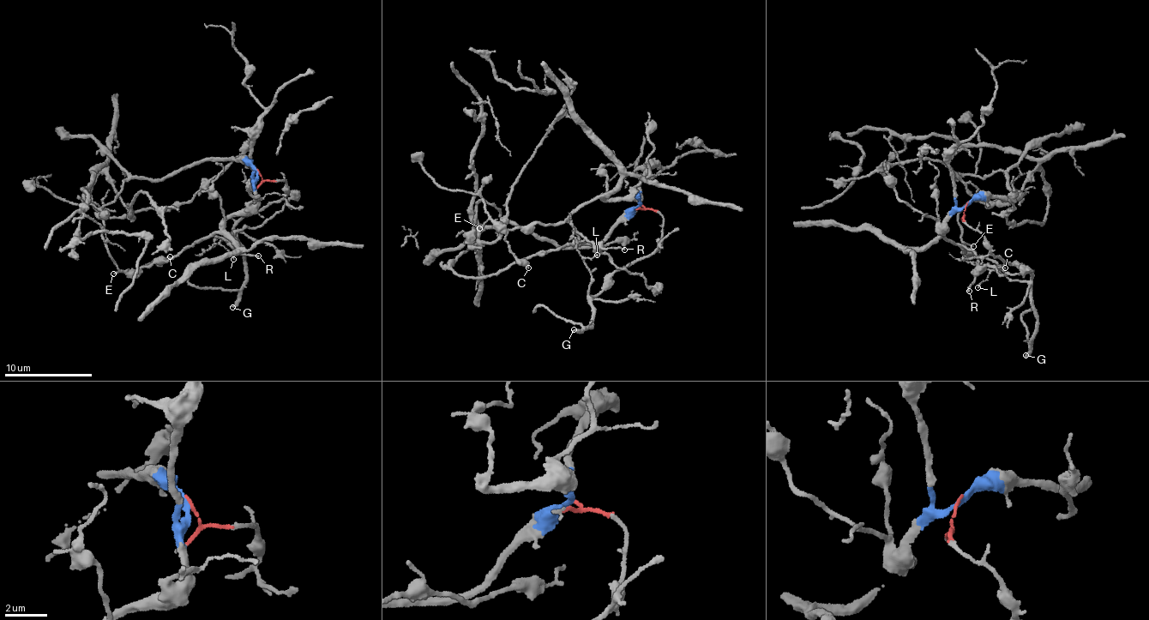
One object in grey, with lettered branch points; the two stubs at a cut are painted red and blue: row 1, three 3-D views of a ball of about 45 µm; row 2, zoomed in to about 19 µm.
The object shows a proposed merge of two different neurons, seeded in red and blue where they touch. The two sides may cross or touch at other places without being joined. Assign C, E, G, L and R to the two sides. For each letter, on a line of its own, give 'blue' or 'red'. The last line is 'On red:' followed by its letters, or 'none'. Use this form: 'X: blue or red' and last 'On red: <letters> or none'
C: blue
E: blue
G: red
L: red
R: blue
On red: G, L

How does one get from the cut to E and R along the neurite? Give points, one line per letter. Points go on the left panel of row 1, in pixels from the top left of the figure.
E: (259, 171), (254, 189), (257, 199), (231, 216), (219, 231), (187, 246), (167, 262), (113, 273)
R: (259, 171), (254, 189), (257, 197), (248, 208), (197, 241), (220, 237), (237, 252), (259, 255)

